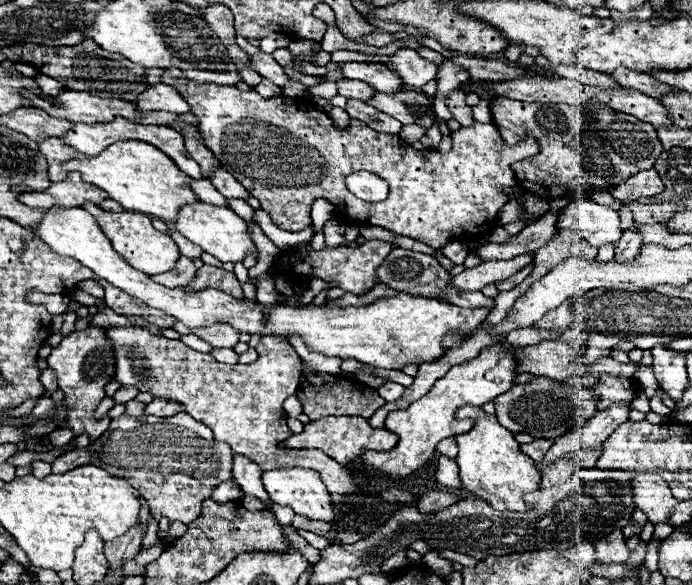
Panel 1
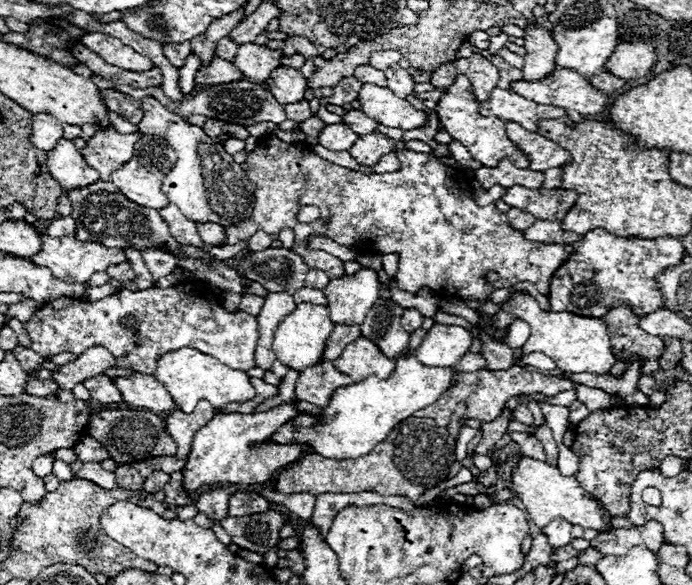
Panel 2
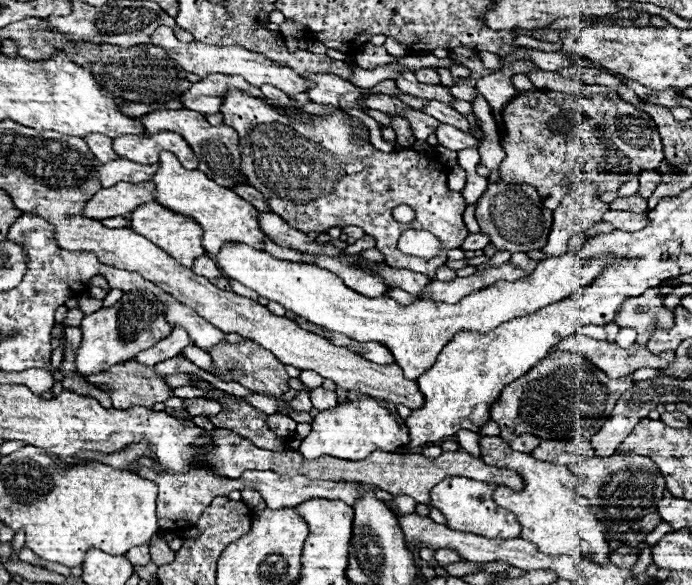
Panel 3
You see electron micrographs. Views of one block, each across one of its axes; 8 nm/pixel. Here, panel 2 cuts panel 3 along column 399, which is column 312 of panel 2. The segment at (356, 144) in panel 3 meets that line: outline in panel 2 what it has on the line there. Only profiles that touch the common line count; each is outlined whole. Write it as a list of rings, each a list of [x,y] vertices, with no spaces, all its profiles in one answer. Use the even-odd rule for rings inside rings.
[[[276,136],[260,138],[258,146],[252,152],[248,152],[246,162],[242,164],[248,180],[254,186],[254,196],[256,196],[254,212],[242,224],[224,228],[226,230],[224,244],[238,244],[240,240],[248,240],[256,230],[274,234],[284,228],[292,228],[296,234],[294,250],[306,260],[308,268],[324,270],[330,278],[344,276],[344,262],[322,250],[310,250],[304,244],[304,238],[328,236],[340,246],[348,246],[348,248],[354,246],[356,250],[370,250],[378,254],[398,254],[398,272],[394,280],[400,290],[406,290],[412,294],[428,286],[436,292],[442,290],[442,294],[450,294],[456,298],[488,300],[488,294],[494,288],[512,288],[514,284],[524,282],[524,280],[536,284],[538,292],[548,294],[554,272],[572,252],[570,246],[526,240],[524,232],[514,230],[508,224],[506,214],[502,214],[494,204],[478,206],[472,198],[470,184],[462,178],[462,172],[456,168],[444,166],[434,154],[398,150],[398,160],[400,160],[398,172],[364,174],[364,172],[354,172],[350,168],[342,168],[328,160],[322,160],[306,144],[288,144],[288,142],[278,140]],[[302,206],[318,206],[320,218],[310,224],[298,222],[298,212]],[[488,272],[496,272],[498,280],[486,282],[484,276]]]

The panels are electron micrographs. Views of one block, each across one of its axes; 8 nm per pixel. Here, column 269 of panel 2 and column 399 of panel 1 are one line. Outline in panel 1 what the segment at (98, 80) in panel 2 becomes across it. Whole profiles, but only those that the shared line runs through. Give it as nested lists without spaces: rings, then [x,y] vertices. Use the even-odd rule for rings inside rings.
[[[402,90],[394,94],[374,92],[374,96],[366,102],[368,106],[374,106],[376,110],[390,114],[398,122],[406,124],[418,124],[424,128],[430,128],[434,122],[434,108],[432,98],[424,96],[416,90]]]

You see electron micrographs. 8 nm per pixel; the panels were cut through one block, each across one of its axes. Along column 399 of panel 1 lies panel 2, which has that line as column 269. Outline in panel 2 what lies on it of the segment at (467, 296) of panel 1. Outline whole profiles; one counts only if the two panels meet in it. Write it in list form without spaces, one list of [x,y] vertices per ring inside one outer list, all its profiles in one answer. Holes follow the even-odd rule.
[[[266,248],[252,252],[236,268],[252,282],[260,282],[268,292],[296,294],[296,290],[306,286],[306,262],[302,256],[286,248]]]

